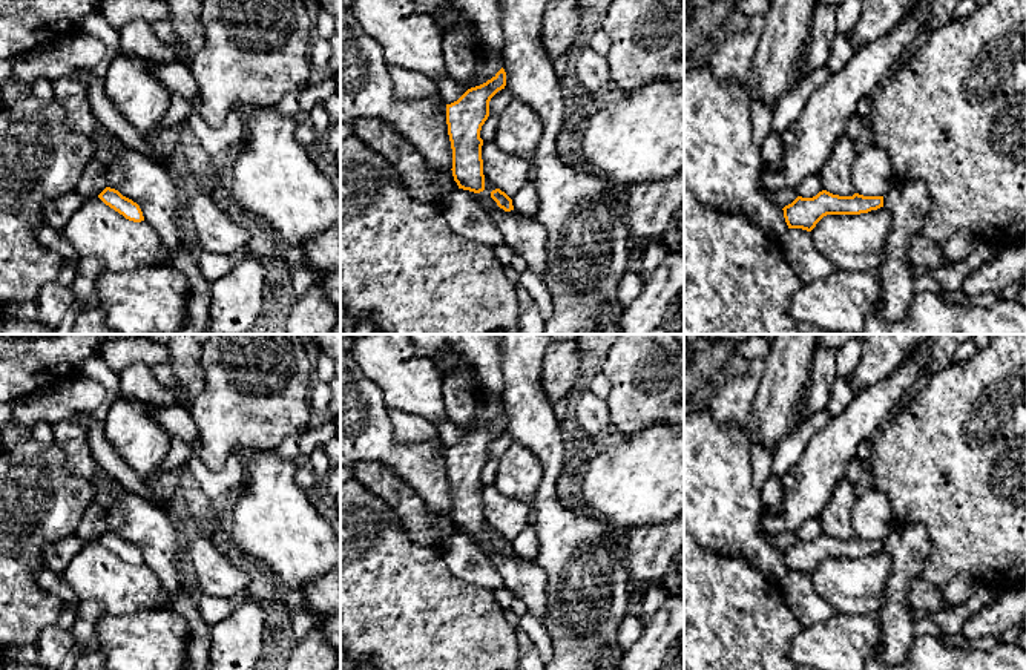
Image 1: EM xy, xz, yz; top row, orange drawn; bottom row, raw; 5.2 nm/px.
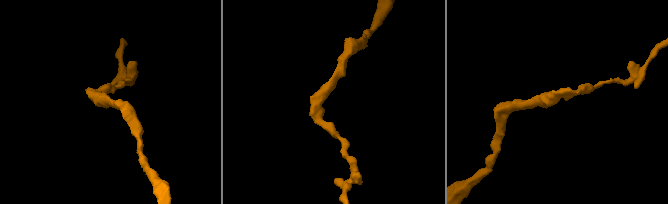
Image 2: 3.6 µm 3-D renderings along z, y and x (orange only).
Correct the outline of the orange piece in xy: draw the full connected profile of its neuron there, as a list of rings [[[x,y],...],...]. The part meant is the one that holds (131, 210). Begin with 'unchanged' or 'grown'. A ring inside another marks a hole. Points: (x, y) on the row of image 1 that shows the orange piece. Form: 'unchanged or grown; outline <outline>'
unchanged; outline [[[106,187],[98,195],[98,198],[106,205],[109,205],[110,209],[113,209],[120,215],[123,215],[126,219],[133,221],[133,222],[144,221],[144,216],[143,216],[143,212],[140,209],[140,205],[136,202],[133,202],[132,199],[123,196],[118,190]]]

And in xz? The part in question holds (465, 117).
unchanged; outline [[[501,67],[486,83],[468,89],[457,101],[446,104],[446,124],[452,149],[452,176],[459,189],[485,190],[480,130],[489,117],[491,98],[506,86]]]

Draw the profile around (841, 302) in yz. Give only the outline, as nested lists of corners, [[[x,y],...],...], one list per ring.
[[[836,270],[797,290],[788,305],[793,319],[836,334],[862,334],[865,322],[882,302],[876,270]]]

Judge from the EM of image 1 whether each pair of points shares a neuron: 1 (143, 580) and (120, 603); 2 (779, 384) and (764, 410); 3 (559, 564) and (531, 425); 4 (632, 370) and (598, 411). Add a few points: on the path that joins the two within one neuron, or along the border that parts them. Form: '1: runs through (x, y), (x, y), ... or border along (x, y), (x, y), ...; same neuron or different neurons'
1: runs through (137, 586), (126, 597); same neuron
2: runs through (779, 390), (770, 403); same neuron
3: runs through (559, 529), (549, 514), (549, 460); same neuron
4: border along (605, 400), (612, 428); different neurons

